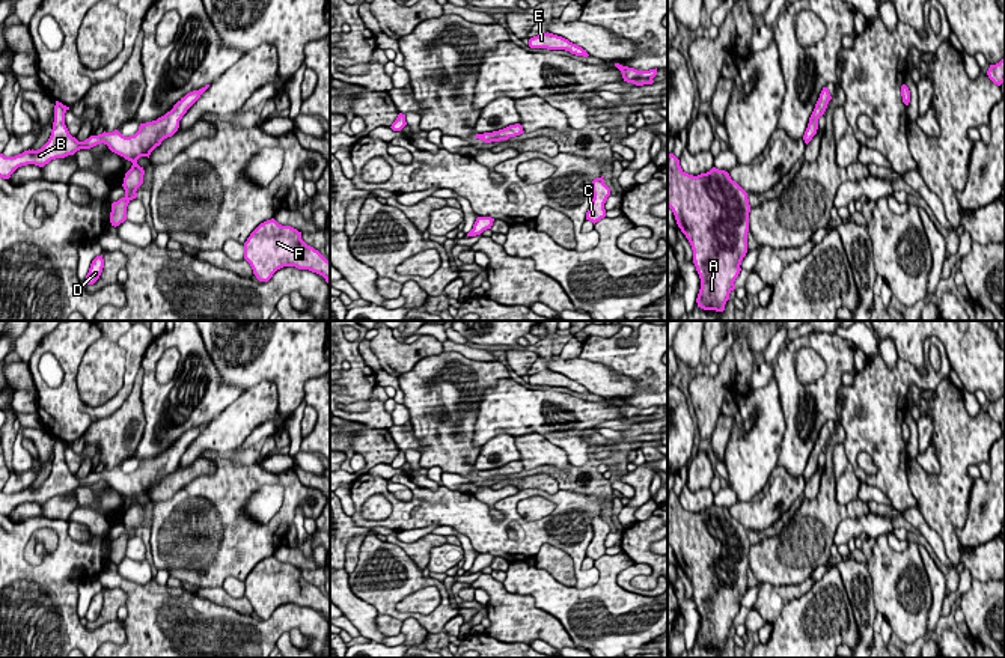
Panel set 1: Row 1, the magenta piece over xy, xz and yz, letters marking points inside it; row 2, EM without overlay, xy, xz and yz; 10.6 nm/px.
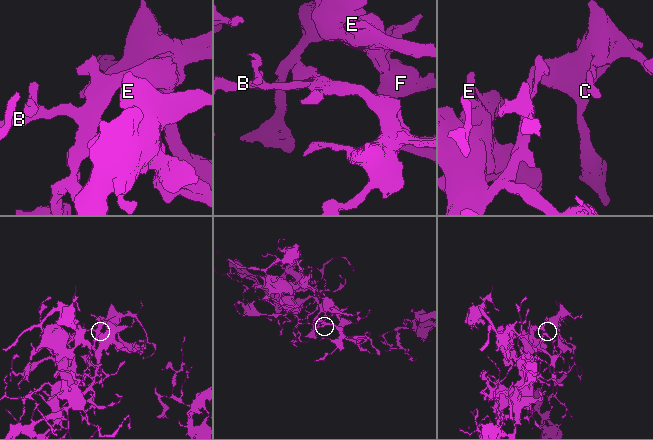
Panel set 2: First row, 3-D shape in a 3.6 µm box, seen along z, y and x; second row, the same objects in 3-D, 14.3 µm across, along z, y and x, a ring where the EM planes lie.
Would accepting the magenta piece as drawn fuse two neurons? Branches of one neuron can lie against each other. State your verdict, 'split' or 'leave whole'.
leave whole

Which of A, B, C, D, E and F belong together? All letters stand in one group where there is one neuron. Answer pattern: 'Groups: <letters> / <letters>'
Groups: A B C D E F

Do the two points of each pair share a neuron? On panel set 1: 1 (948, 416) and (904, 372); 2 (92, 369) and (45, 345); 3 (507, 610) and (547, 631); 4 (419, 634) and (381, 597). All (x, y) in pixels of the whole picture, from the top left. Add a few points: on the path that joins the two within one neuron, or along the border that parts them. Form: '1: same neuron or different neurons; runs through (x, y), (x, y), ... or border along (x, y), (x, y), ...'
1: different neurons; border along (921, 386), (912, 384), (906, 395)
2: different neurons; border along (101, 336), (86, 350), (79, 366), (80, 399)
3: same neuron; runs through (517, 619), (537, 625)
4: different neurons; border along (403, 621), (413, 618), (428, 633)

